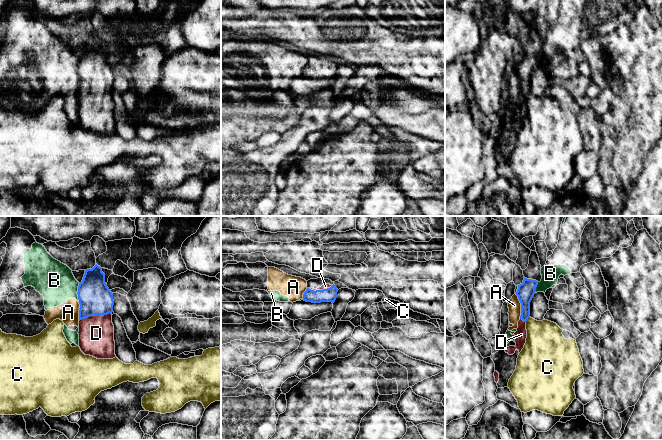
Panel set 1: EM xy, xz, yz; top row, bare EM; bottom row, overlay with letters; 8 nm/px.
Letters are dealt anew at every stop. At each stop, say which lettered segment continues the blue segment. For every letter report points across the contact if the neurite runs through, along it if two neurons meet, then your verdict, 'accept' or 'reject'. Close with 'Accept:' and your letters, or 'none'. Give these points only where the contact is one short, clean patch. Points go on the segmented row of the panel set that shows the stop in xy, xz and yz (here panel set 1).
A: border along yz (515, 293), (520, 303), (520, 318); reject
B: border along xy (79, 283), (77, 291), (78, 301); reject
C: border along yz (529, 316), (525, 321); reject
D: runs through xy (95, 298), (94, 314), (96, 333); accept
Accept: D

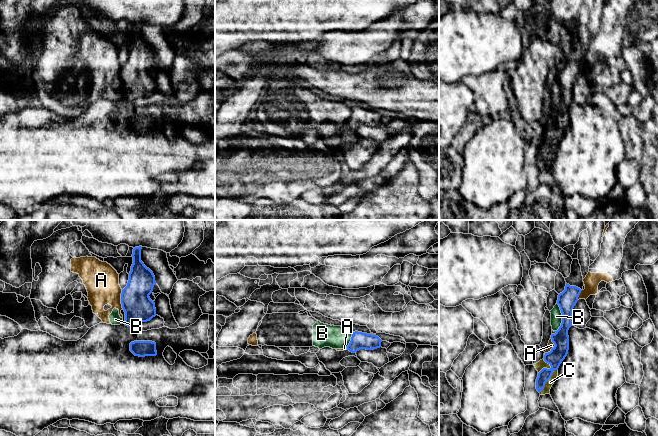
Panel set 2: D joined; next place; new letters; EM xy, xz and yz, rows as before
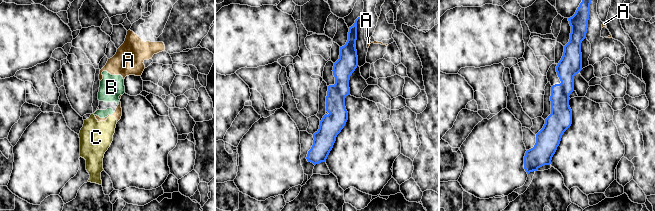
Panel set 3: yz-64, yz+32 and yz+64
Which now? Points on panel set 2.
A: border along yz (551, 338), (554, 346), (545, 353); reject
B: border along yz (556, 303), (561, 313), (561, 325), (554, 331); reject
C: border along yz (557, 369), (553, 371), (551, 377), (539, 392); reject
Accept: none

